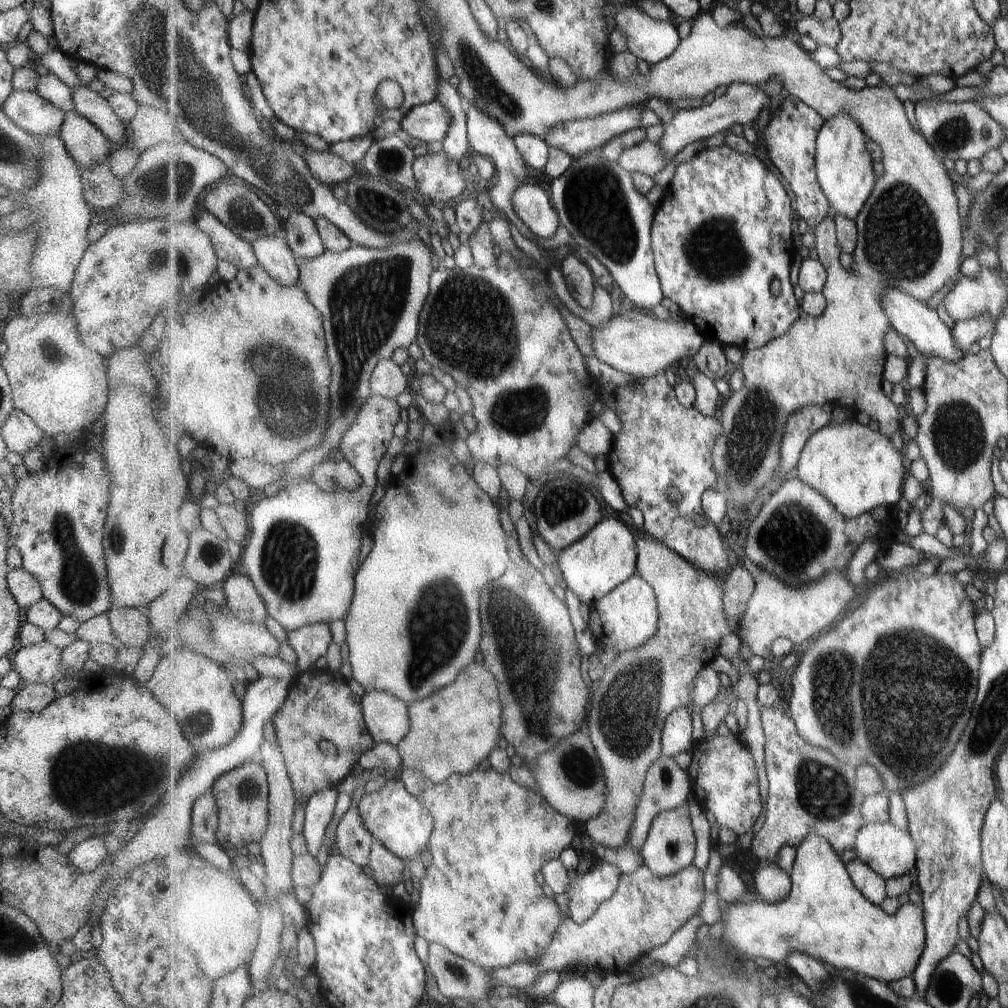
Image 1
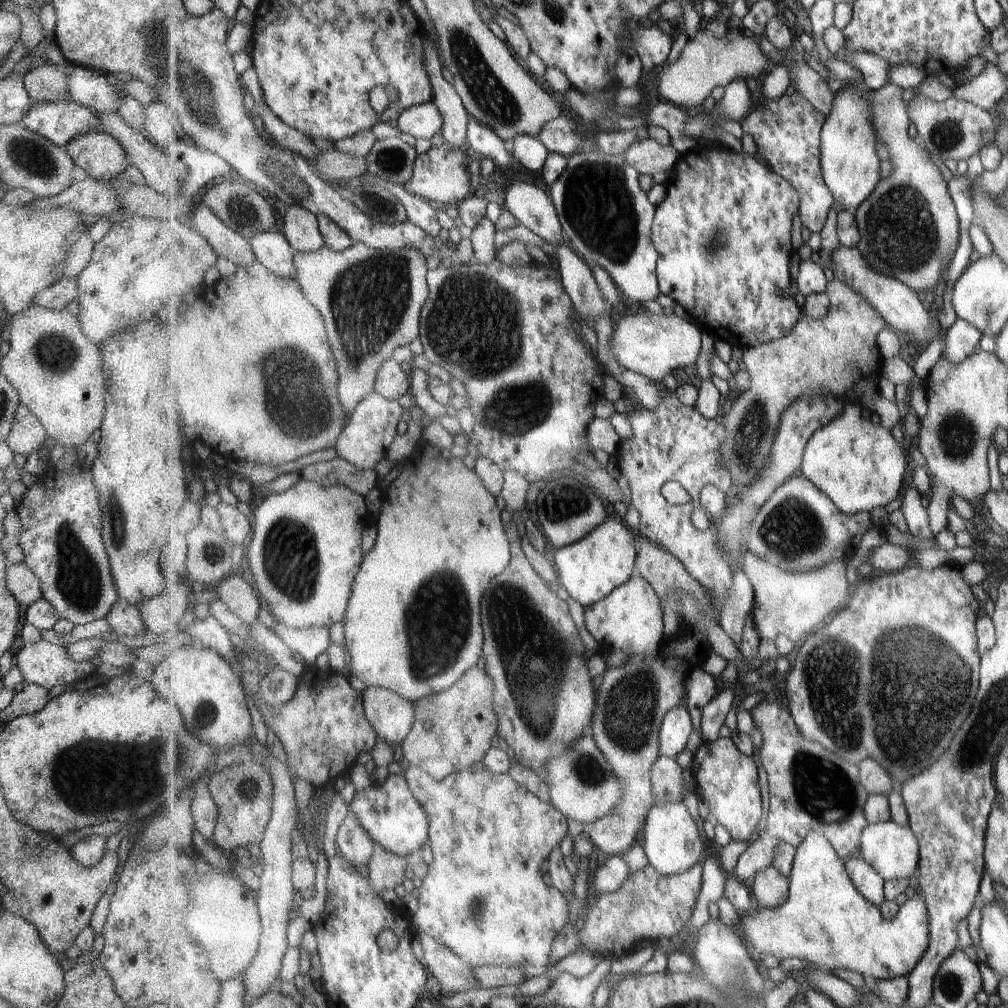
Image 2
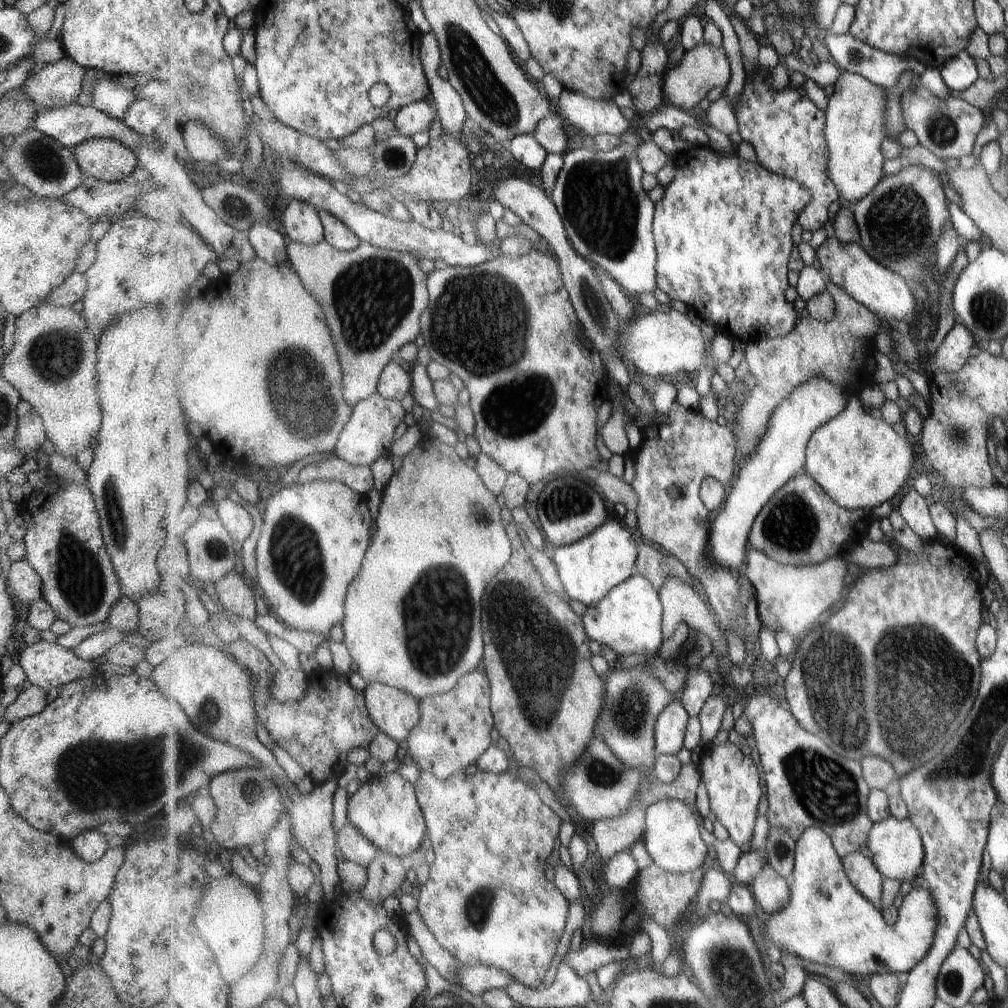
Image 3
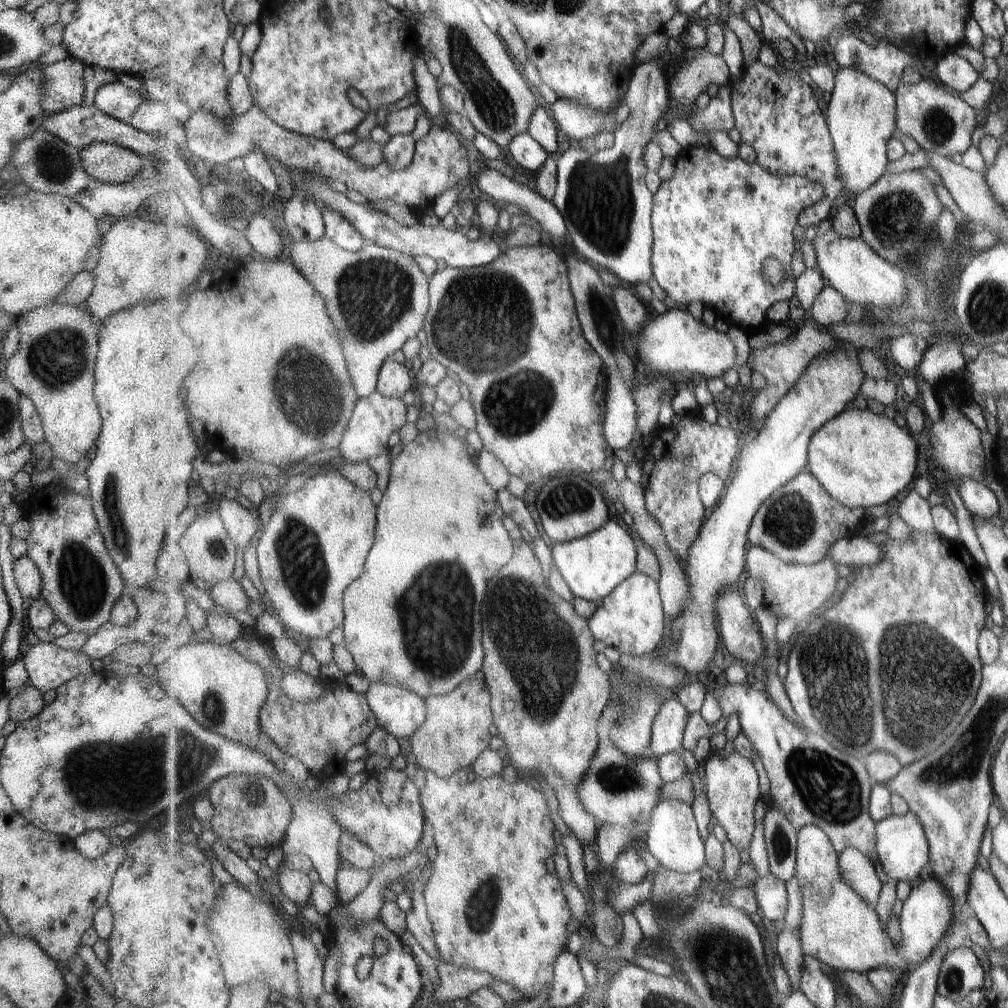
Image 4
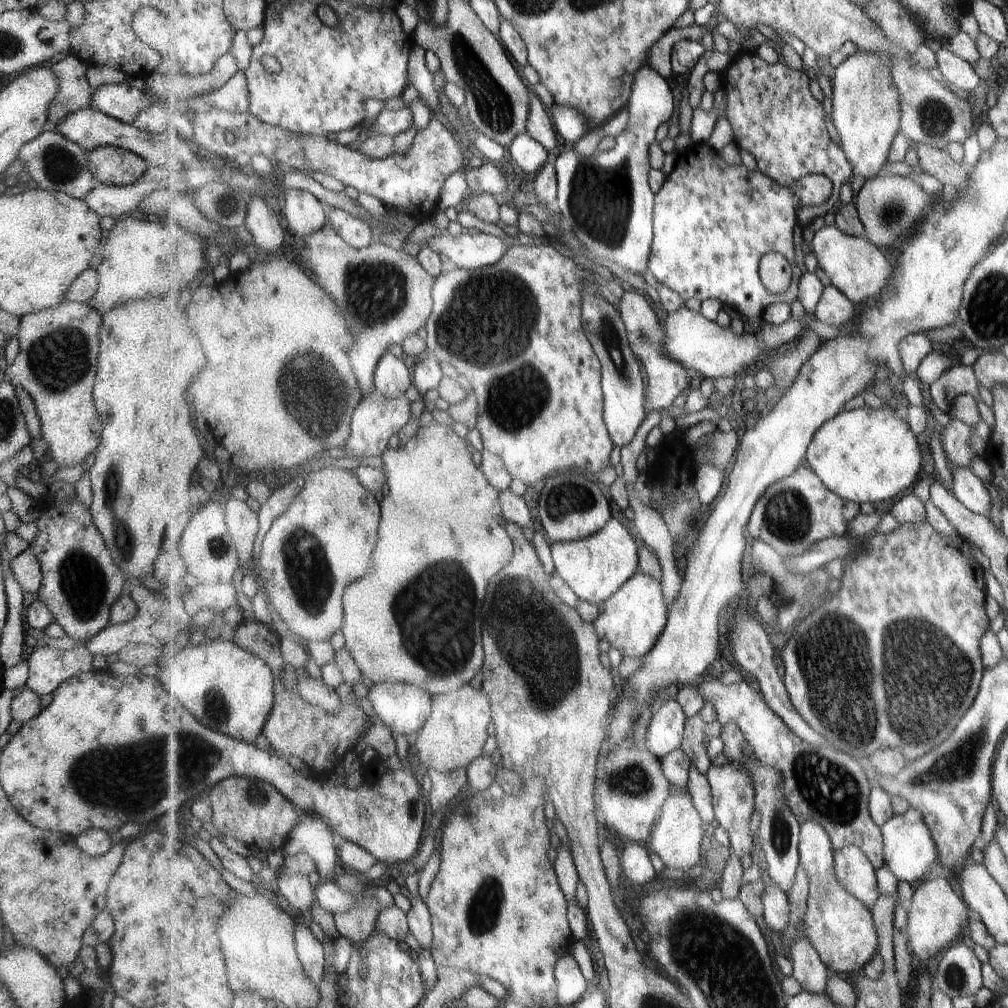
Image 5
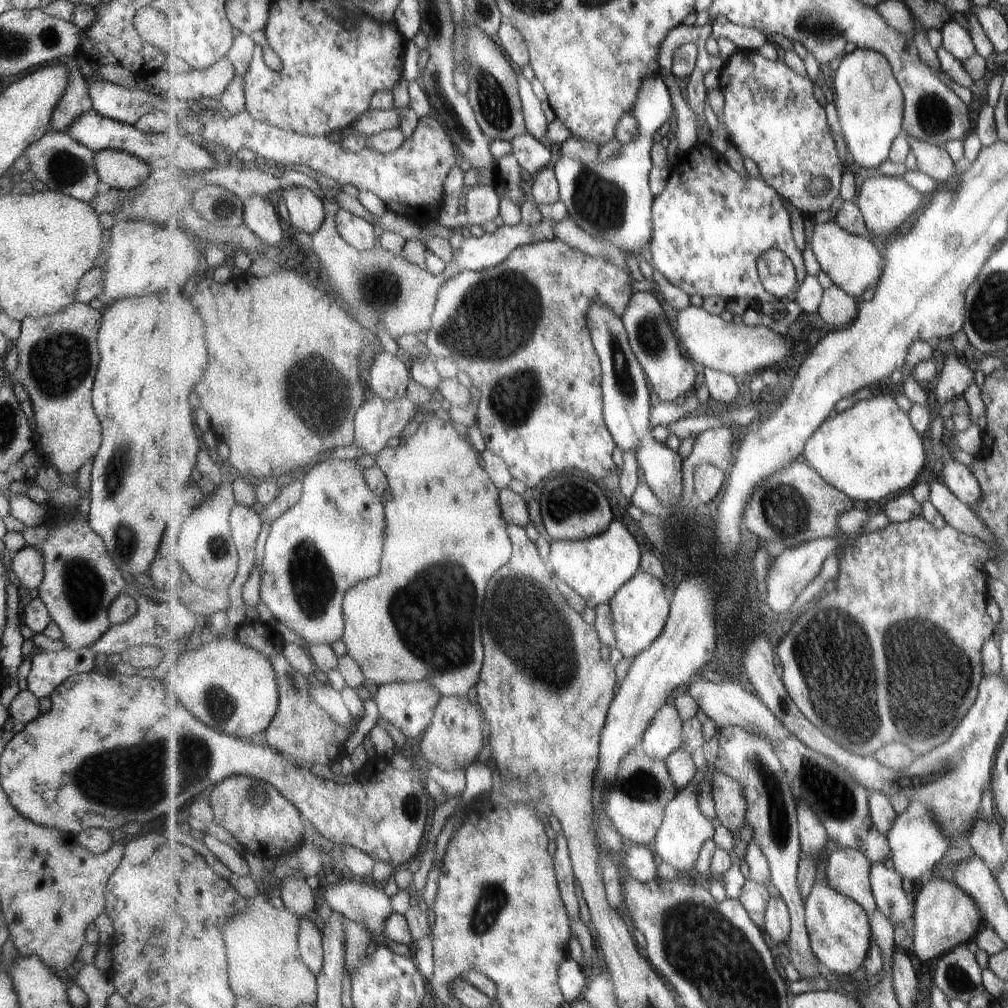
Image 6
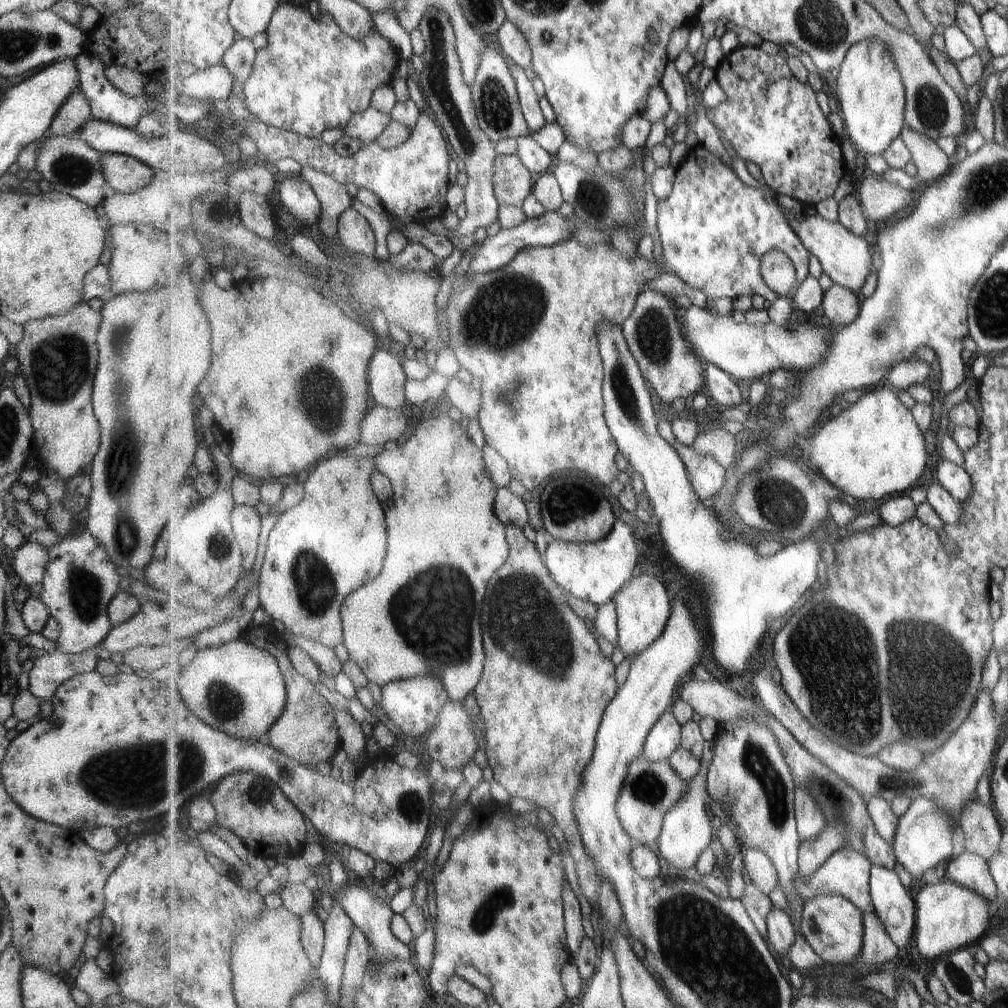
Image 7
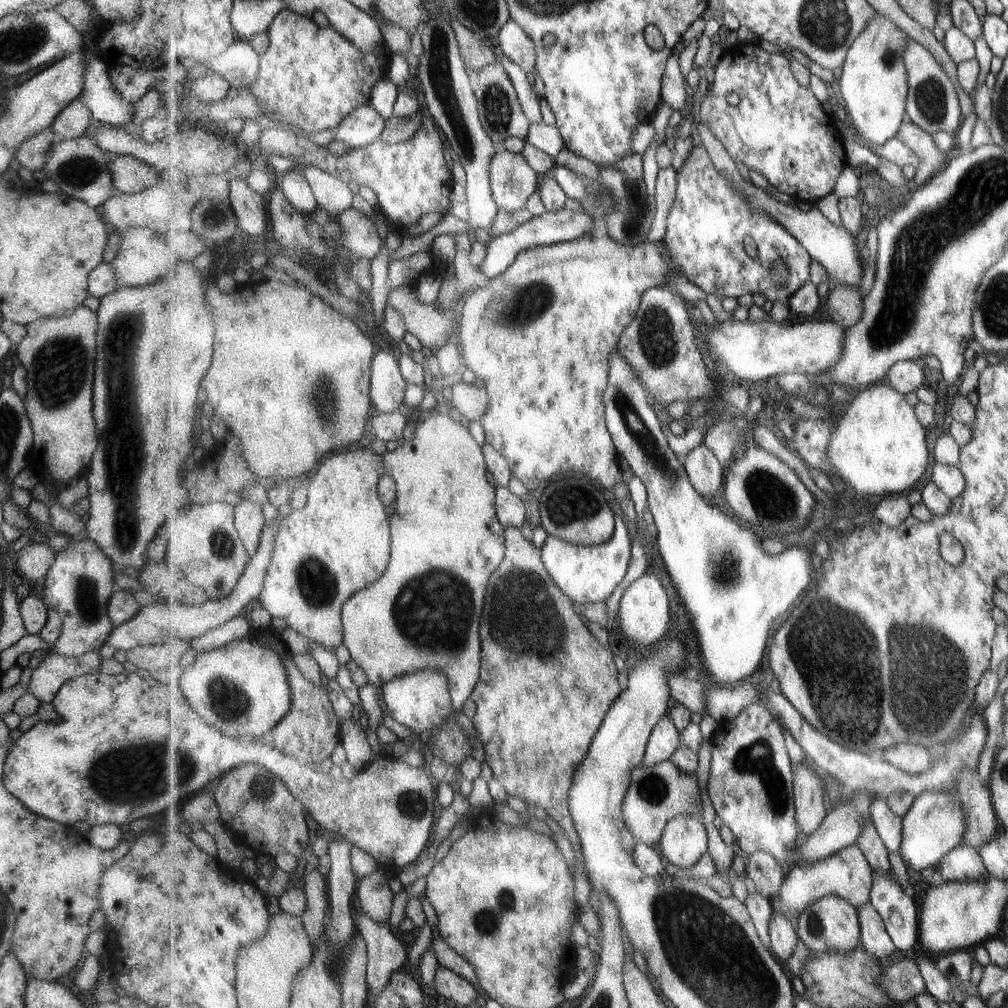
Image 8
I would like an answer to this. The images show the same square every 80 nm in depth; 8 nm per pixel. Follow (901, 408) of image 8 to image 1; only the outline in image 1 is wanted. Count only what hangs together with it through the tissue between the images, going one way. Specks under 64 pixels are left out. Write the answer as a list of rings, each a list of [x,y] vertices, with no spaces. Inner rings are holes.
[[[853,418],[828,424],[816,432],[804,448],[793,476],[816,488],[844,517],[856,519],[879,506],[891,509],[904,496],[902,453],[880,429],[871,430]]]

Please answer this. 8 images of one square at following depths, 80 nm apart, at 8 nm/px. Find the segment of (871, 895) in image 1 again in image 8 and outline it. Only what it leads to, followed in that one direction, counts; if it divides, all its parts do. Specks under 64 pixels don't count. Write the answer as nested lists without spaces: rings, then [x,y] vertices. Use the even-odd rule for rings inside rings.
[[[855,843],[814,863],[808,863],[803,859],[801,863],[791,868],[791,872],[787,874],[779,892],[769,900],[774,908],[774,913],[789,920],[798,918],[813,901],[829,895],[845,897],[845,900],[858,909],[871,901],[874,872],[875,870],[860,846]]]

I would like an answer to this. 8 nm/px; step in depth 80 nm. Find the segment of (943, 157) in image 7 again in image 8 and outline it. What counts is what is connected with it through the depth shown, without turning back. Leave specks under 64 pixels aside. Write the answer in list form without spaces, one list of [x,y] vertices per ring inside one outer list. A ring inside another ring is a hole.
[[[906,119],[901,125],[897,137],[919,157],[919,168],[915,168],[912,189],[923,187],[931,177],[943,170],[945,154],[937,148],[938,144],[928,132]]]

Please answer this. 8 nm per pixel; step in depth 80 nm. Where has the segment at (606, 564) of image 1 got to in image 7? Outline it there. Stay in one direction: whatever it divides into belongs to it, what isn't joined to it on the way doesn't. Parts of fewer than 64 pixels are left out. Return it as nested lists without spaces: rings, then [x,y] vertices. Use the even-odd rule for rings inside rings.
[[[617,520],[608,537],[594,543],[574,543],[552,538],[544,554],[553,578],[565,592],[598,606],[608,603],[635,576],[640,564],[639,552],[631,530]]]

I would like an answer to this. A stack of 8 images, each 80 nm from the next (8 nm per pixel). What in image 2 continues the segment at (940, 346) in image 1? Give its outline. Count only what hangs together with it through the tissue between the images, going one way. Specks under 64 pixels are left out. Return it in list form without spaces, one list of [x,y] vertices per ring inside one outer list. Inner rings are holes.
[[[839,244],[831,255],[832,262],[828,266],[828,272],[833,277],[844,281],[851,286],[854,291],[860,293],[873,308],[876,308],[886,320],[888,326],[895,330],[908,334],[913,341],[926,342],[927,344],[941,332],[939,323],[933,322],[933,318],[916,292],[898,278],[878,273],[872,269],[871,265],[865,260],[865,256],[860,253],[858,246],[846,247]]]

